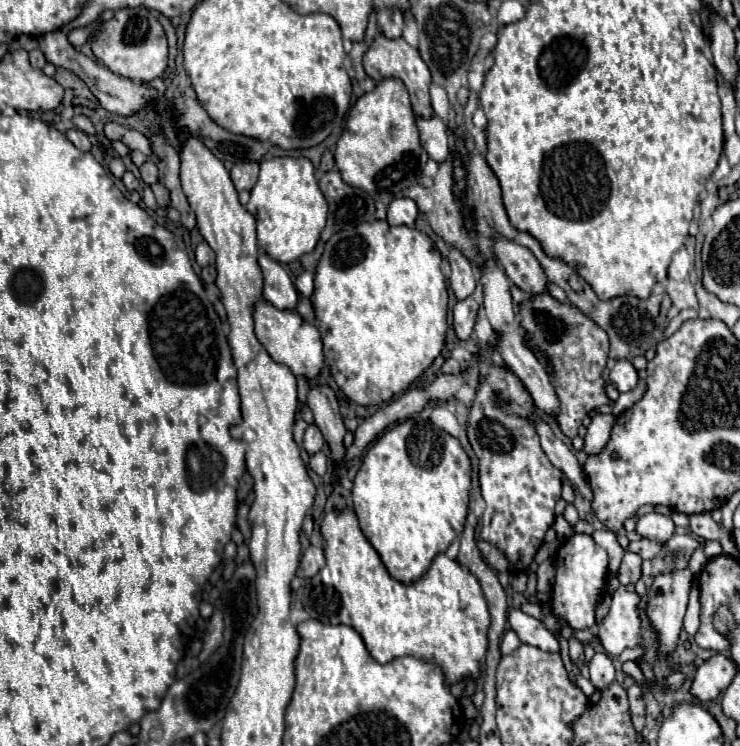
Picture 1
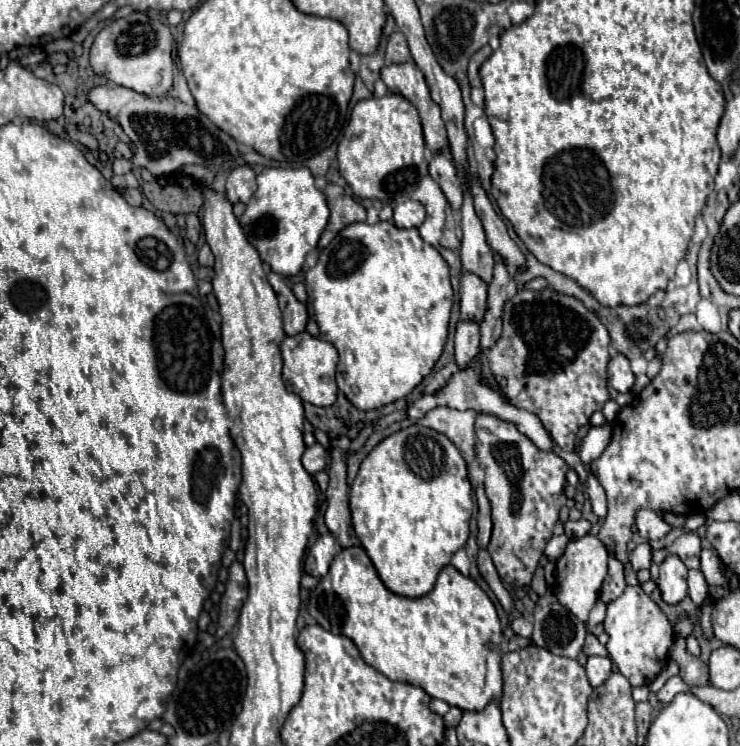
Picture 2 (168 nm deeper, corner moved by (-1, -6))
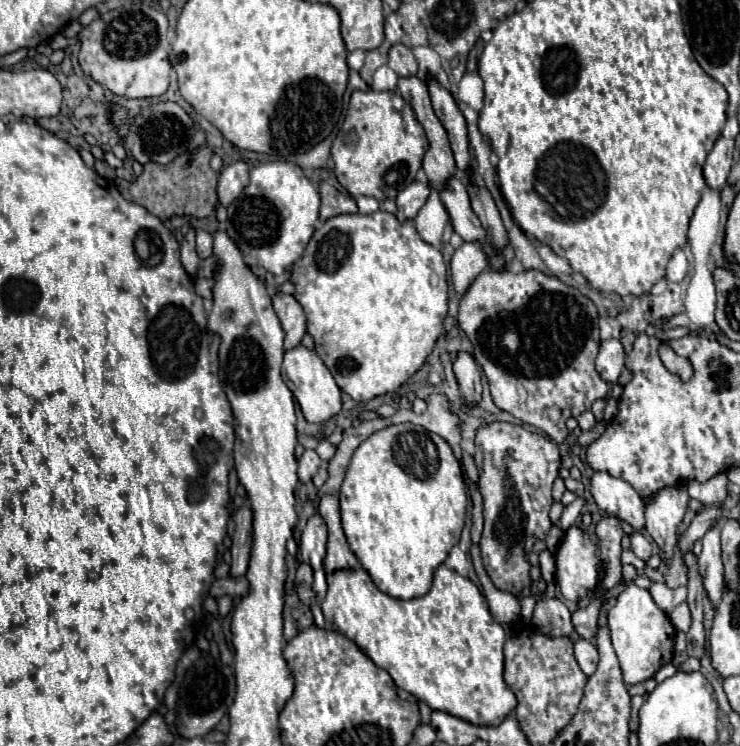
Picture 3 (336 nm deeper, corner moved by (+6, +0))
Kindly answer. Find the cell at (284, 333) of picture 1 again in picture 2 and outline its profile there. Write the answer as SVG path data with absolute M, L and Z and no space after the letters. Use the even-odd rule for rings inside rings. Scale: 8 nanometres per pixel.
M300 332L296 336L286 336L280 344L282 350L282 378L288 382L288 386L306 402L314 406L332 406L336 400L336 362L338 354L330 342L324 342L320 338L310 336L308 332Z

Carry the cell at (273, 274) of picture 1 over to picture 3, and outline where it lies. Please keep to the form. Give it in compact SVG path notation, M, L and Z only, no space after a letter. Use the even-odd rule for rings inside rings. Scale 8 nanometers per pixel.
M279 292L273 298L273 308L285 332L285 350L299 346L305 336L305 312L301 304L293 296Z

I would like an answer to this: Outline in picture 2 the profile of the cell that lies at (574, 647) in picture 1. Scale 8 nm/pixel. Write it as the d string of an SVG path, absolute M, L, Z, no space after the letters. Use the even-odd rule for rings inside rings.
M588 634L582 652L584 652L586 656L594 656L594 654L598 654L598 656L606 656L606 654L608 654L606 646L602 646L602 644L596 640L596 636L592 636L592 634Z

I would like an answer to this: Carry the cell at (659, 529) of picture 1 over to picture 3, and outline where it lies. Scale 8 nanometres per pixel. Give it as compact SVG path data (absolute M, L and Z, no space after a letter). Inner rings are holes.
M595 472L591 478L591 494L601 510L615 514L633 528L645 526L645 504L629 482L609 476L607 472Z

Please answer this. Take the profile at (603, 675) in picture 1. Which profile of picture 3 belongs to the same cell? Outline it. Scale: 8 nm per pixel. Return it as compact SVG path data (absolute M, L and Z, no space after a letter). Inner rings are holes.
M579 638L579 640L575 642L575 658L577 658L577 662L579 662L579 668L581 668L587 676L591 676L591 674L595 672L599 656L597 656L597 648L595 648L593 642L589 642L589 640L585 640L585 638Z

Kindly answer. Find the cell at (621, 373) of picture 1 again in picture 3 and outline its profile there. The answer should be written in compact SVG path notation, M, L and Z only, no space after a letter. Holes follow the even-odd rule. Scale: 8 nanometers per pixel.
M615 338L603 340L601 346L599 346L599 356L597 356L595 364L597 364L599 376L605 382L615 384L621 370L623 370L623 364L625 364L625 352L623 352L621 342L615 340Z

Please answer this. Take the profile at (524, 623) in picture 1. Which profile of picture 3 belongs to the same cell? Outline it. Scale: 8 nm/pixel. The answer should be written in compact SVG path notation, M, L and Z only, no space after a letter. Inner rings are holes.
M475 542L471 544L471 558L473 558L475 572L479 576L479 582L483 586L483 594L485 594L485 600L489 604L491 616L499 624L511 624L513 620L517 620L519 618L519 610L521 610L517 598L511 592L505 592L505 590L499 590L499 588L493 586L491 578L487 576L485 568L483 568L479 544L475 544Z

